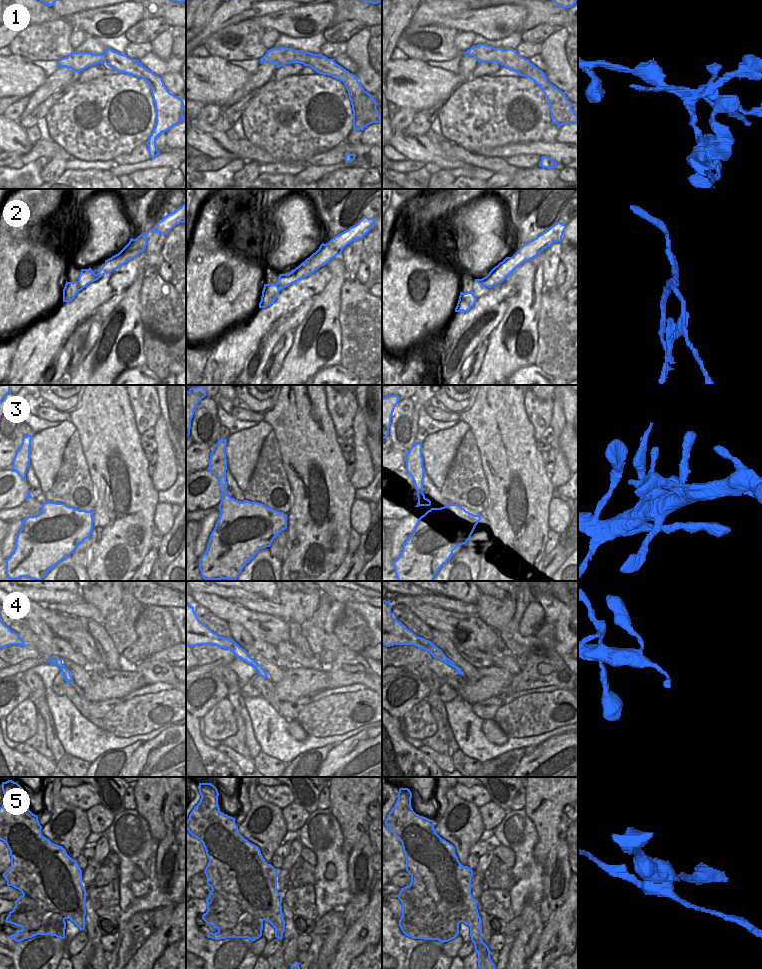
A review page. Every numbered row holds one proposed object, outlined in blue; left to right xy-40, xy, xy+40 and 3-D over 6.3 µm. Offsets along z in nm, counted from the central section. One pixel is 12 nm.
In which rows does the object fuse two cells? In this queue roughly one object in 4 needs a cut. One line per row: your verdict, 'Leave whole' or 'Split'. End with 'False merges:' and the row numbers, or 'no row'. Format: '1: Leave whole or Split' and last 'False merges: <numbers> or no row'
1: Split
2: Split
3: Leave whole
4: Leave whole
5: Split
False merges: 1, 2, 5

